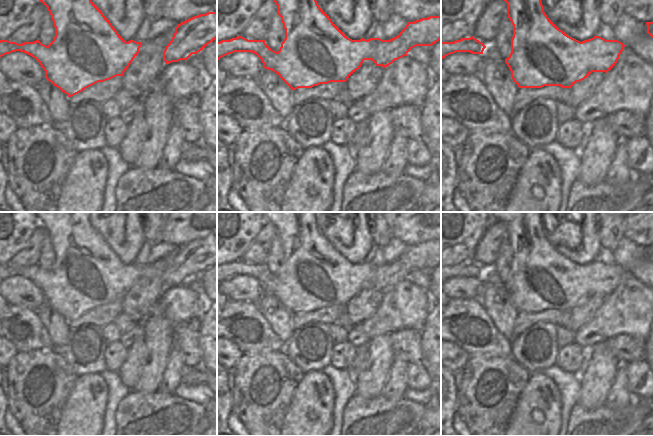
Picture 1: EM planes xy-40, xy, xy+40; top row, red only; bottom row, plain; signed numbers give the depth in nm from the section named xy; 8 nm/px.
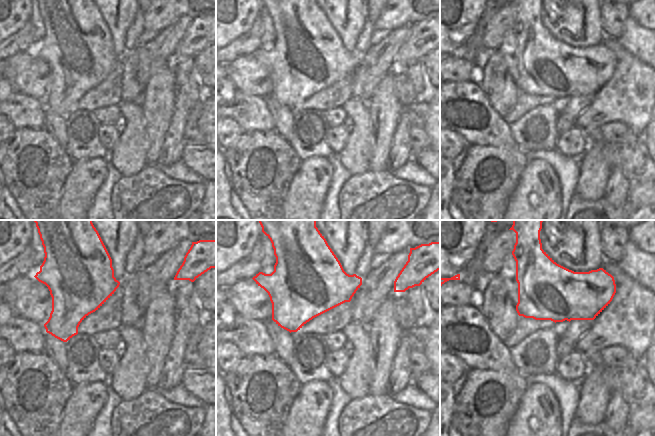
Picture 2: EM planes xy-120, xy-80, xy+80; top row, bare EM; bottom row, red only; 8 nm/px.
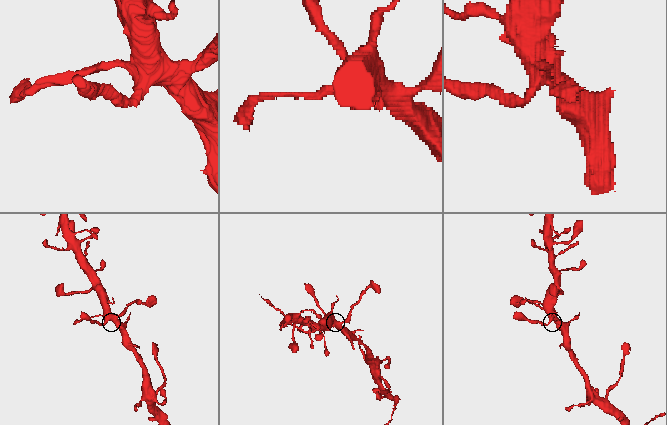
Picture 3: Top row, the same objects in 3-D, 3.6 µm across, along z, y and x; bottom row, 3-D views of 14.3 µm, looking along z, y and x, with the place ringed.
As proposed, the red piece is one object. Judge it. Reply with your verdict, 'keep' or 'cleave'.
cleave

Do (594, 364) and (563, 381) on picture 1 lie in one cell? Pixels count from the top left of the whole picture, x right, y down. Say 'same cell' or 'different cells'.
different cells

